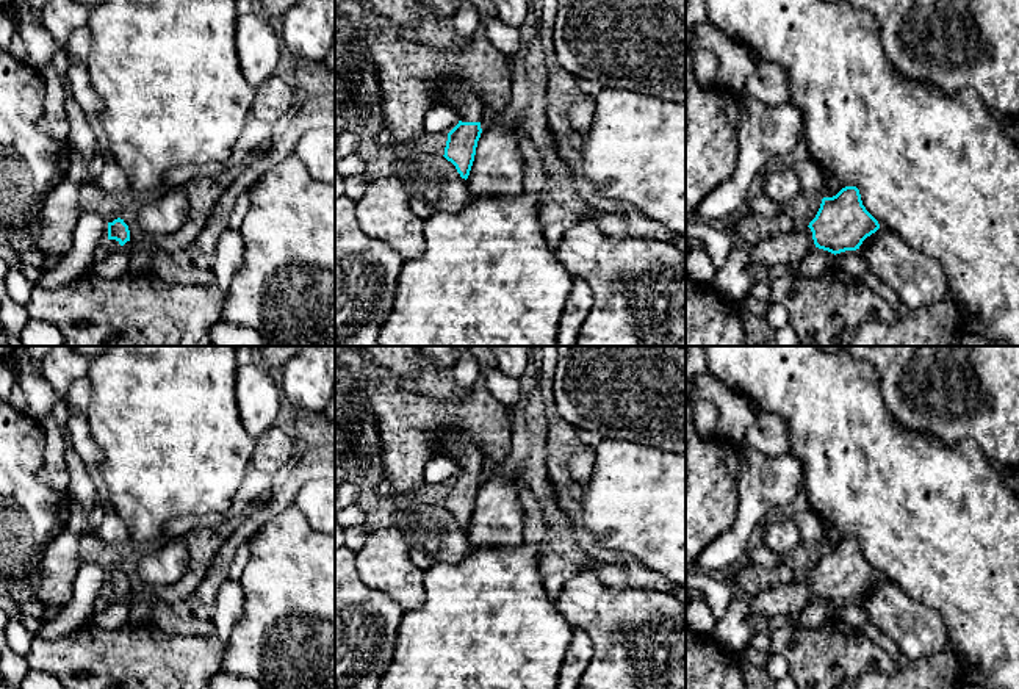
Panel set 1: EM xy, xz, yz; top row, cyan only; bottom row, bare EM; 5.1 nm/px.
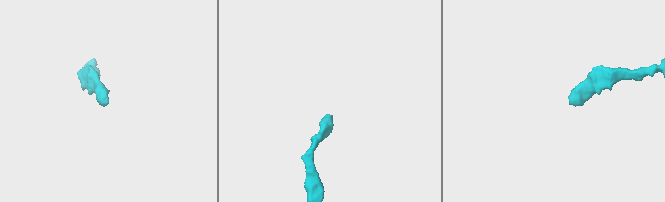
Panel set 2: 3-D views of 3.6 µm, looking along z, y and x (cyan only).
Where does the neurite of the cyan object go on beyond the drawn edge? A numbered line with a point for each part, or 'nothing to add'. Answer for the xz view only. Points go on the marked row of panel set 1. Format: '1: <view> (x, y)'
1: xz (465, 102)

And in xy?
1: xy (104, 249)

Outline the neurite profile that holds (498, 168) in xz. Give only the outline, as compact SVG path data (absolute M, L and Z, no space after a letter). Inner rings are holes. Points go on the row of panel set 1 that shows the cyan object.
M504 121L481 133L466 179L473 196L506 197L524 191L524 157L520 149L523 128Z

